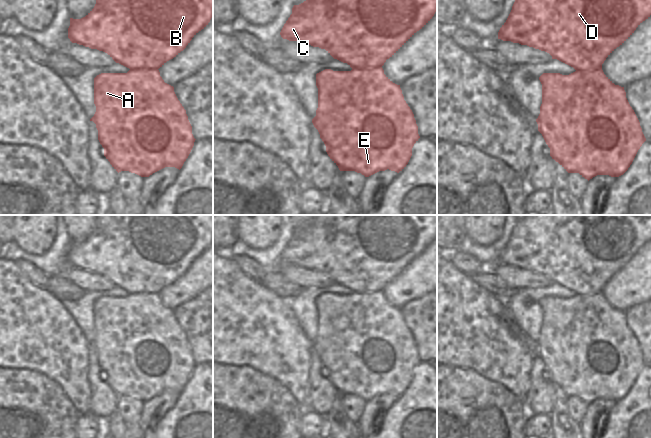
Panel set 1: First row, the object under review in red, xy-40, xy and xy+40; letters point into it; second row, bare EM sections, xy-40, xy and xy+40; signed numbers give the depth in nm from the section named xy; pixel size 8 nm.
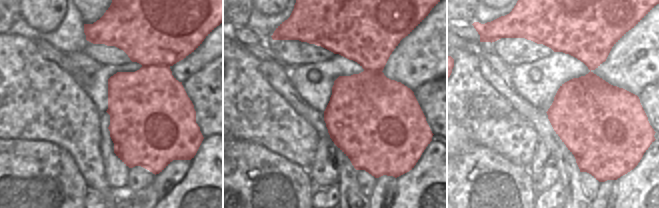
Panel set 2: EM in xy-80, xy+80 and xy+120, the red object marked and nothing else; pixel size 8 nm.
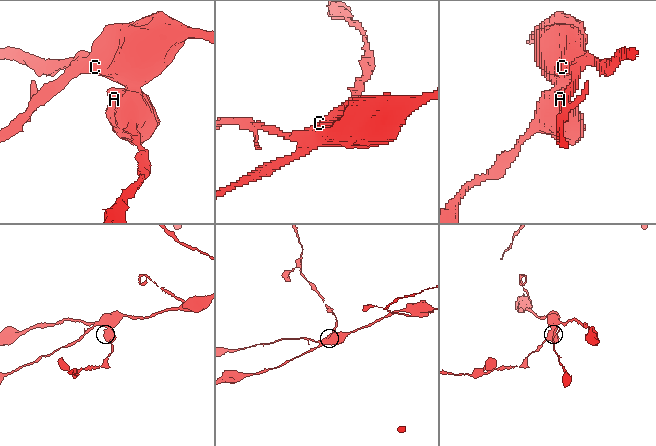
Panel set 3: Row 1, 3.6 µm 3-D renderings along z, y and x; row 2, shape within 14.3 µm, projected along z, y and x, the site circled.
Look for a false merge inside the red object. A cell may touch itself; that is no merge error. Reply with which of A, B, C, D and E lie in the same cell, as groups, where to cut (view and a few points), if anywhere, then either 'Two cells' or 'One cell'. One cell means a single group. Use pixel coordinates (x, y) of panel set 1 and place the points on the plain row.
Groups: A E / B C D. Split along xy (381, 290), (352, 293). Two cells.

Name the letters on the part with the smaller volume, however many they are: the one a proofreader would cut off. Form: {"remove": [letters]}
{"remove": ["A", "E"]}

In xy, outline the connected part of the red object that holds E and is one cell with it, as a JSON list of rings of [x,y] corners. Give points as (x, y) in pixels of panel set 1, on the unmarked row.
[[[382,291],[333,295],[325,293],[316,298],[318,332],[312,343],[330,383],[340,395],[355,395],[369,401],[387,393],[399,397],[408,388],[412,372],[420,362],[414,338],[402,318],[400,309],[393,307]]]

